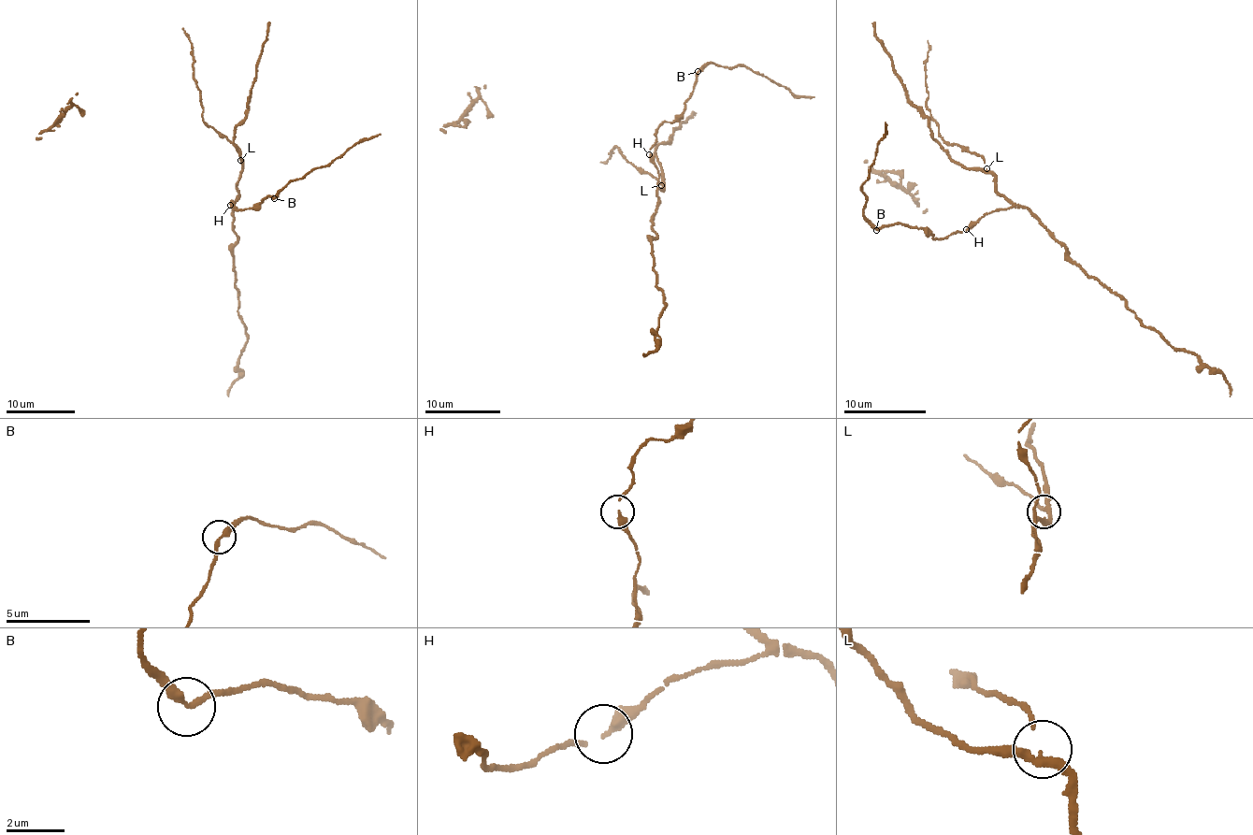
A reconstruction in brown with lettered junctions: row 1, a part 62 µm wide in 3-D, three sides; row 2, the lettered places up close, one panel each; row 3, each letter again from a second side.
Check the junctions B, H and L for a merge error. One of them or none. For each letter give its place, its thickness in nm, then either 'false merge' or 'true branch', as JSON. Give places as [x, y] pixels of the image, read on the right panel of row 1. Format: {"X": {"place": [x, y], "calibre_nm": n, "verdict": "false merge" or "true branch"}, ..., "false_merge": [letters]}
{"B": {"place": [876, 230], "calibre_nm": 260, "verdict": "true branch"}, "H": {"place": [966, 229], "calibre_nm": 240, "verdict": "true branch"}, "L": {"place": [986, 168], "calibre_nm": 240, "verdict": "true branch"}, "false_merge": []}

